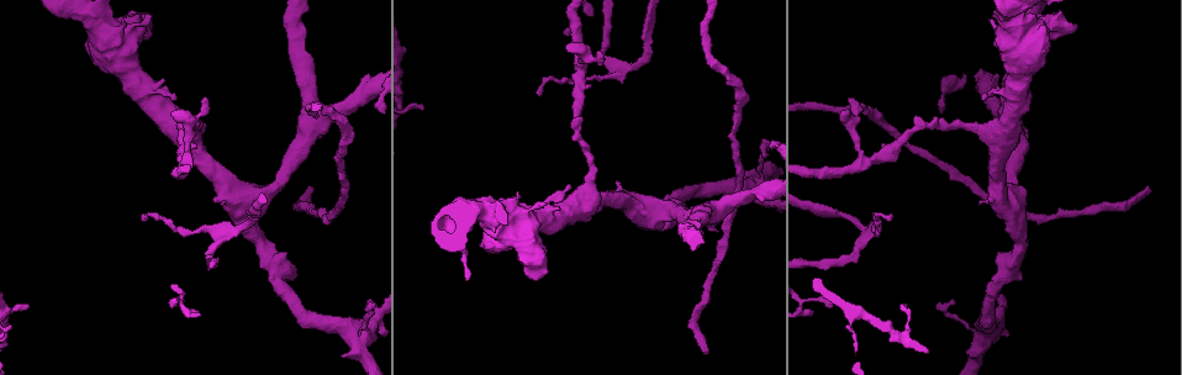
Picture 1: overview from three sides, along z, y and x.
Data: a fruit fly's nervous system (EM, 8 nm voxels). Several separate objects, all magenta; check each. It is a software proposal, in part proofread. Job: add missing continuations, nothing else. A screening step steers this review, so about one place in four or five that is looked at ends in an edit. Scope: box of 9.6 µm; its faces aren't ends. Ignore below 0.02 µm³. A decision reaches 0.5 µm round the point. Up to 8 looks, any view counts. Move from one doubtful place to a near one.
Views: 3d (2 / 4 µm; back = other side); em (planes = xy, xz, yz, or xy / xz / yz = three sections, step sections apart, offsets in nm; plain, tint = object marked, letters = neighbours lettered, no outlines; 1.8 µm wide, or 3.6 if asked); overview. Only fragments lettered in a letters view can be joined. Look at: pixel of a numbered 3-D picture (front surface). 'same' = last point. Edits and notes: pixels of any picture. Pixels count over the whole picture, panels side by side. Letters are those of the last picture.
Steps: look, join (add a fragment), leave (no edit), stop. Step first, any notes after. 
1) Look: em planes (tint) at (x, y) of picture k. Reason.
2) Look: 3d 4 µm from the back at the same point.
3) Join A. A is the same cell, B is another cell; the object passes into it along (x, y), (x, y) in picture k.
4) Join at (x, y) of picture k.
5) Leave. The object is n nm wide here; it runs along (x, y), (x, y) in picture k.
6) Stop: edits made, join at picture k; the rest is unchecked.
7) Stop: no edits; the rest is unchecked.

Look: em yz step 4 (letters) at (517, 191) of picture 1. Thick end.

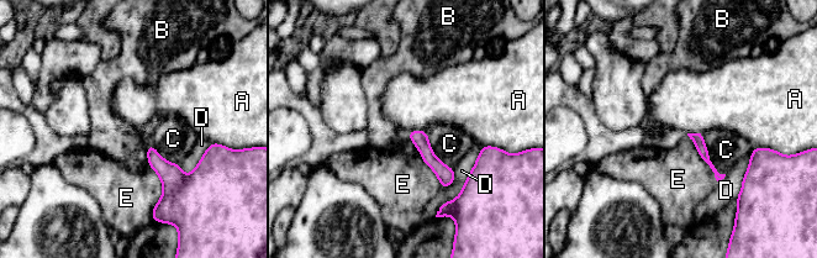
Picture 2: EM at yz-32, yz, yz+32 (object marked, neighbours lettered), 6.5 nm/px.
Leave. A, B, C, D and E are other cells; no lettered fragment goes on from it.

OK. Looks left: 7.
Look: em planes (tint) at (267, 194) of picture 1. Abrupt turn.

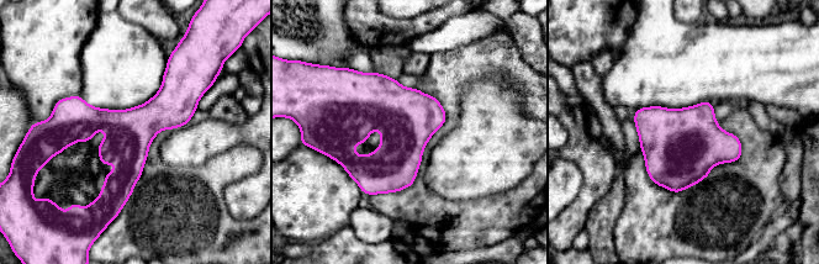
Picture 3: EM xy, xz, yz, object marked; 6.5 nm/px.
Look: em planes (letters) at the same point. See the neighbours.

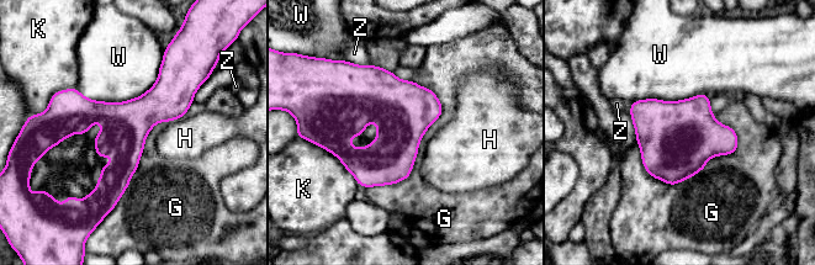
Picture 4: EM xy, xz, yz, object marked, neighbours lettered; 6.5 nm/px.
Leave. G, H, K, W and Z are other cells; a border runs along (739, 137), (676, 184), (636, 141) in picture 4; none of them fits.

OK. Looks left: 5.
Look: 3d 2 µm at (145, 214) of picture 1. Thin end.

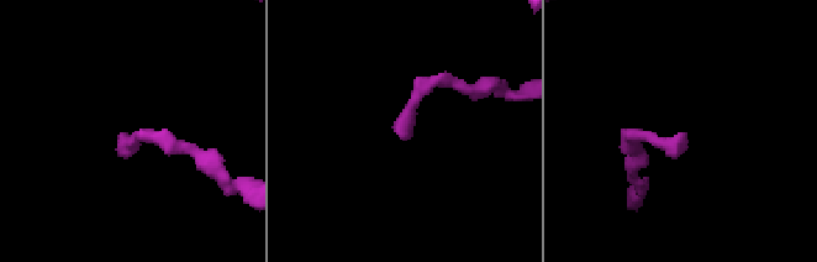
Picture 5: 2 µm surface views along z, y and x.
Look: em planes (letters) at (134, 140) of picture 5. Need the tissue.

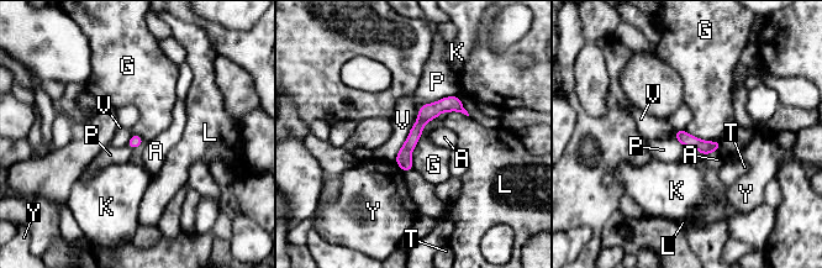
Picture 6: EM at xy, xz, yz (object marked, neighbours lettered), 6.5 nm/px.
Leave. The object is 80 nm wide here; A, G, K, L, P, T, V and Y are other cells; a border runs along (684, 130), (704, 140), (720, 141) in picture 6; none of them fits.

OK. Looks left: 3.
Look: em planes (letters) at (312, 189) of picture 1. End of a long branch.

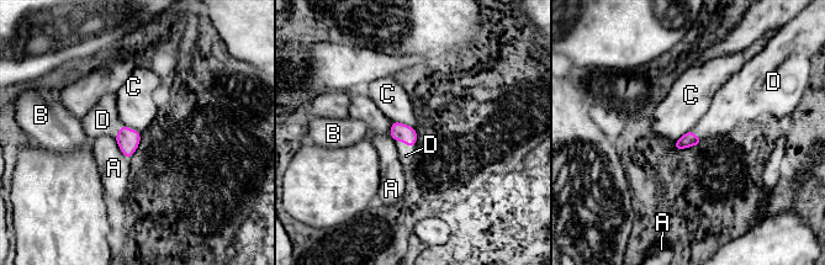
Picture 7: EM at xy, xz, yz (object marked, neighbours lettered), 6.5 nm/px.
Join D. D is the same cell, A, B and C are other cells; the object passes into it along (401, 132), (405, 142), (406, 155) in picture 7; it goes on there.

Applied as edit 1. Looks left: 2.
Stop: edits made, join at picture 7; the rest is unchecked.

